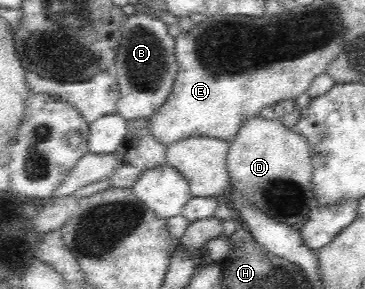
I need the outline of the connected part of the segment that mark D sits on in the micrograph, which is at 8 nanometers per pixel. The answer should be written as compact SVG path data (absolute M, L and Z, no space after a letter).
M258 115L244 122L236 138L229 143L225 161L230 177L230 188L243 198L245 204L276 219L276 222L283 222L294 230L299 230L308 220L309 212L318 206L313 193L313 164L307 140L296 131L283 126L278 118L268 119Z

